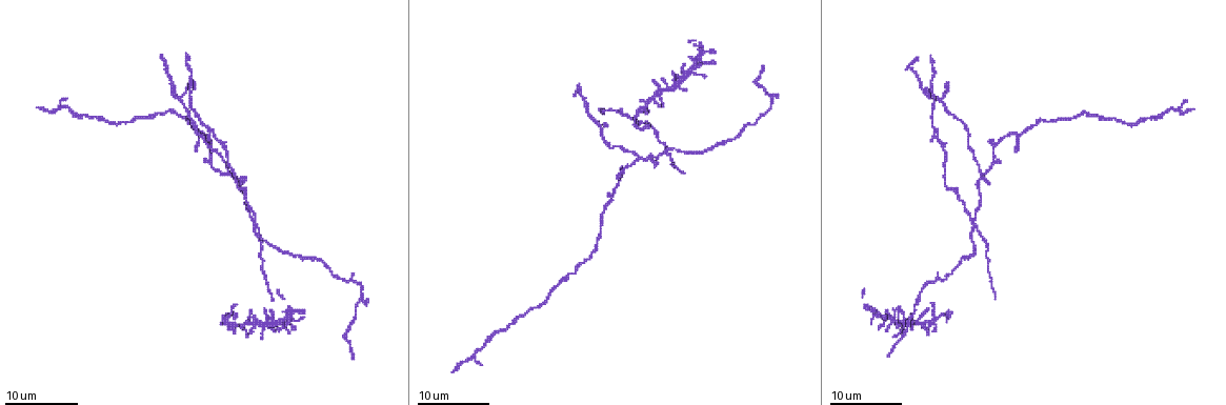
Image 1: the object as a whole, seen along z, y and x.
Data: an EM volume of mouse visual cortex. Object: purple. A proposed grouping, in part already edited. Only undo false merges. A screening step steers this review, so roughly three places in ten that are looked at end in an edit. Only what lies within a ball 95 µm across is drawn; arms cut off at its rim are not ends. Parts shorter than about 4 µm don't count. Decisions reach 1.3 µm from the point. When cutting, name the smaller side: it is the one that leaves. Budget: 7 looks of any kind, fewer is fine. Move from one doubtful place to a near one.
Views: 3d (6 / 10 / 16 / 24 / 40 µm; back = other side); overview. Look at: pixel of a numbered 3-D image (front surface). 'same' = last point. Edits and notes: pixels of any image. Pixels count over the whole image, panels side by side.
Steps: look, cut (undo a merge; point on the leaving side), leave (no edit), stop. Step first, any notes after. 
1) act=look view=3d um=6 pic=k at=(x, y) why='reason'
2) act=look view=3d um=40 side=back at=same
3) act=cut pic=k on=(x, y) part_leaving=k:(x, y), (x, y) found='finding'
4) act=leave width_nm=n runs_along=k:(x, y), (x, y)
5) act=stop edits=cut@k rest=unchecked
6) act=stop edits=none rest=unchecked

act=look view=3d um=24 pic=1 at=(258, 228) why='a fork'

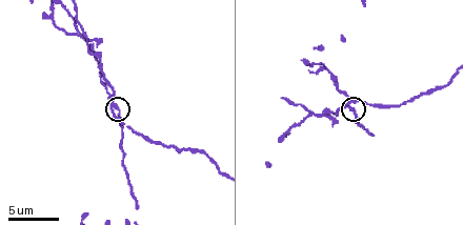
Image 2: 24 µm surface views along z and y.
act=look view=3d um=10 pic=2 at=(118, 105)

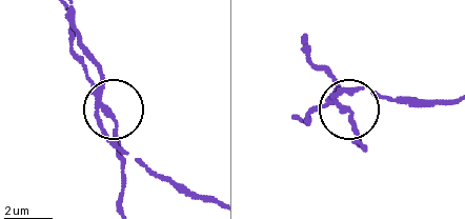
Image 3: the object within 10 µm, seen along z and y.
act=cut pic=3 on=(116, 123) side_arm_um=12 part_leaving=3:(97, 96), (102, 79), (73, 13) found='a second neuron is stuck on'

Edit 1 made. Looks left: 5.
act=look view=overview

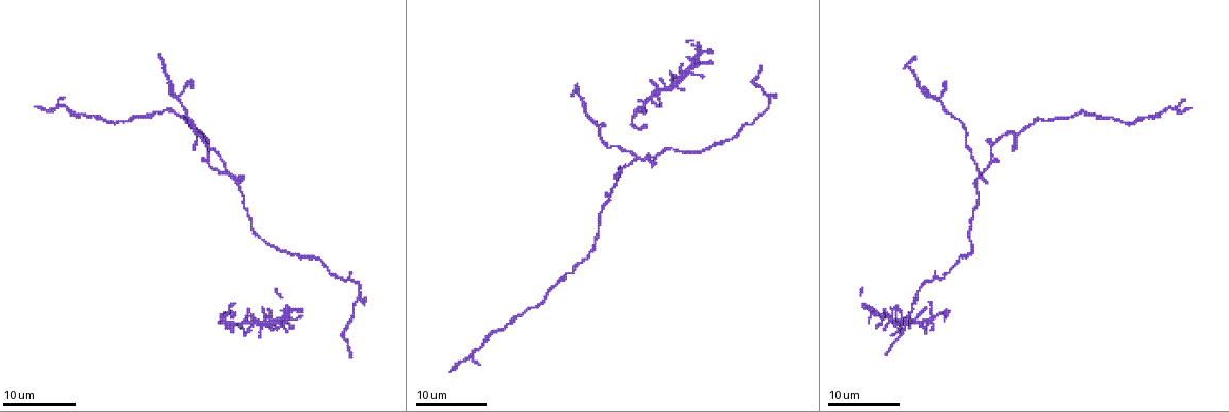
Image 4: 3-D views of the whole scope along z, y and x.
act=look view=3d um=16 pic=4 at=(231, 324) why='calibre changes'

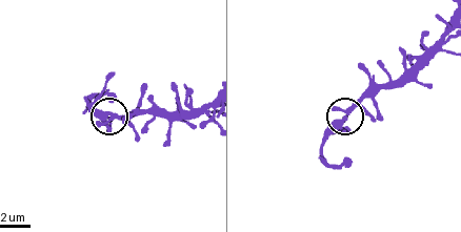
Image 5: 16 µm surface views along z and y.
act=look view=3d um=10 pic=5 at=(111, 116)

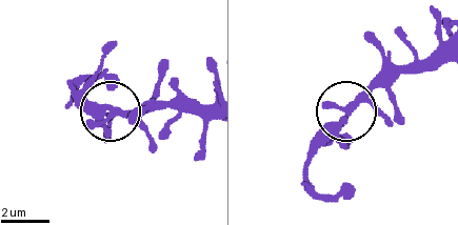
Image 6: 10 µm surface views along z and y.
act=leave found='continuous, no second neuron'

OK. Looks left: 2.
act=look view=3d um=24 pic=4 at=(753, 123) why='thick turns thin'

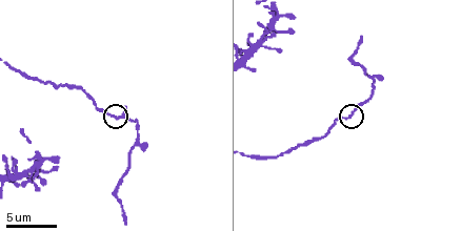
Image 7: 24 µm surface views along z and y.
act=look view=3d um=10 pic=7 at=(349, 115) why='closer look'

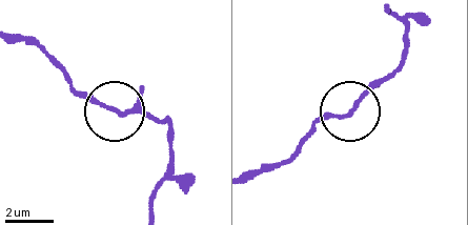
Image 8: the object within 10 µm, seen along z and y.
act=leave runs_along=8:(18, 35), (36, 44), (84, 95), (167, 123) found='all the same neuron'

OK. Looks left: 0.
act=stop edits=cut@3 rest=unchecked

